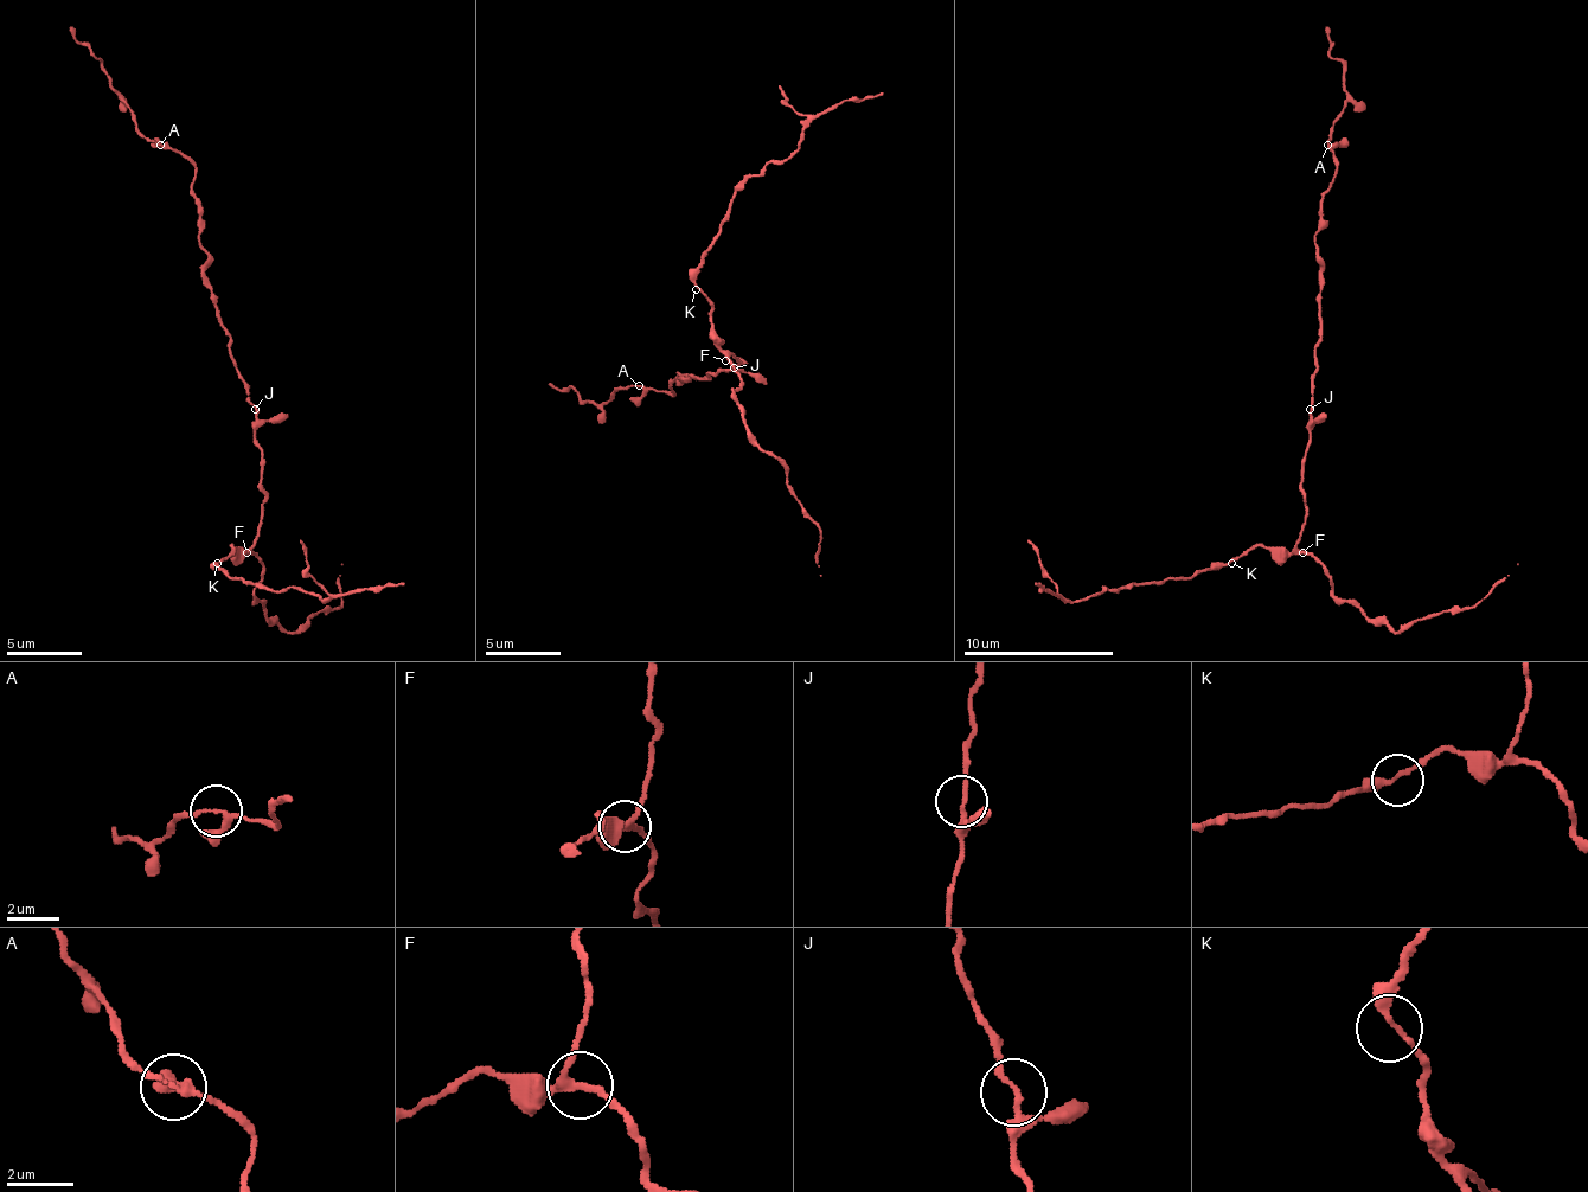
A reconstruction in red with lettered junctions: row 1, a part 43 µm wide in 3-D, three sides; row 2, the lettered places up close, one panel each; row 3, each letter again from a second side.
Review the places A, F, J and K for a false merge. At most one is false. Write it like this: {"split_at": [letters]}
{"split_at": []}

